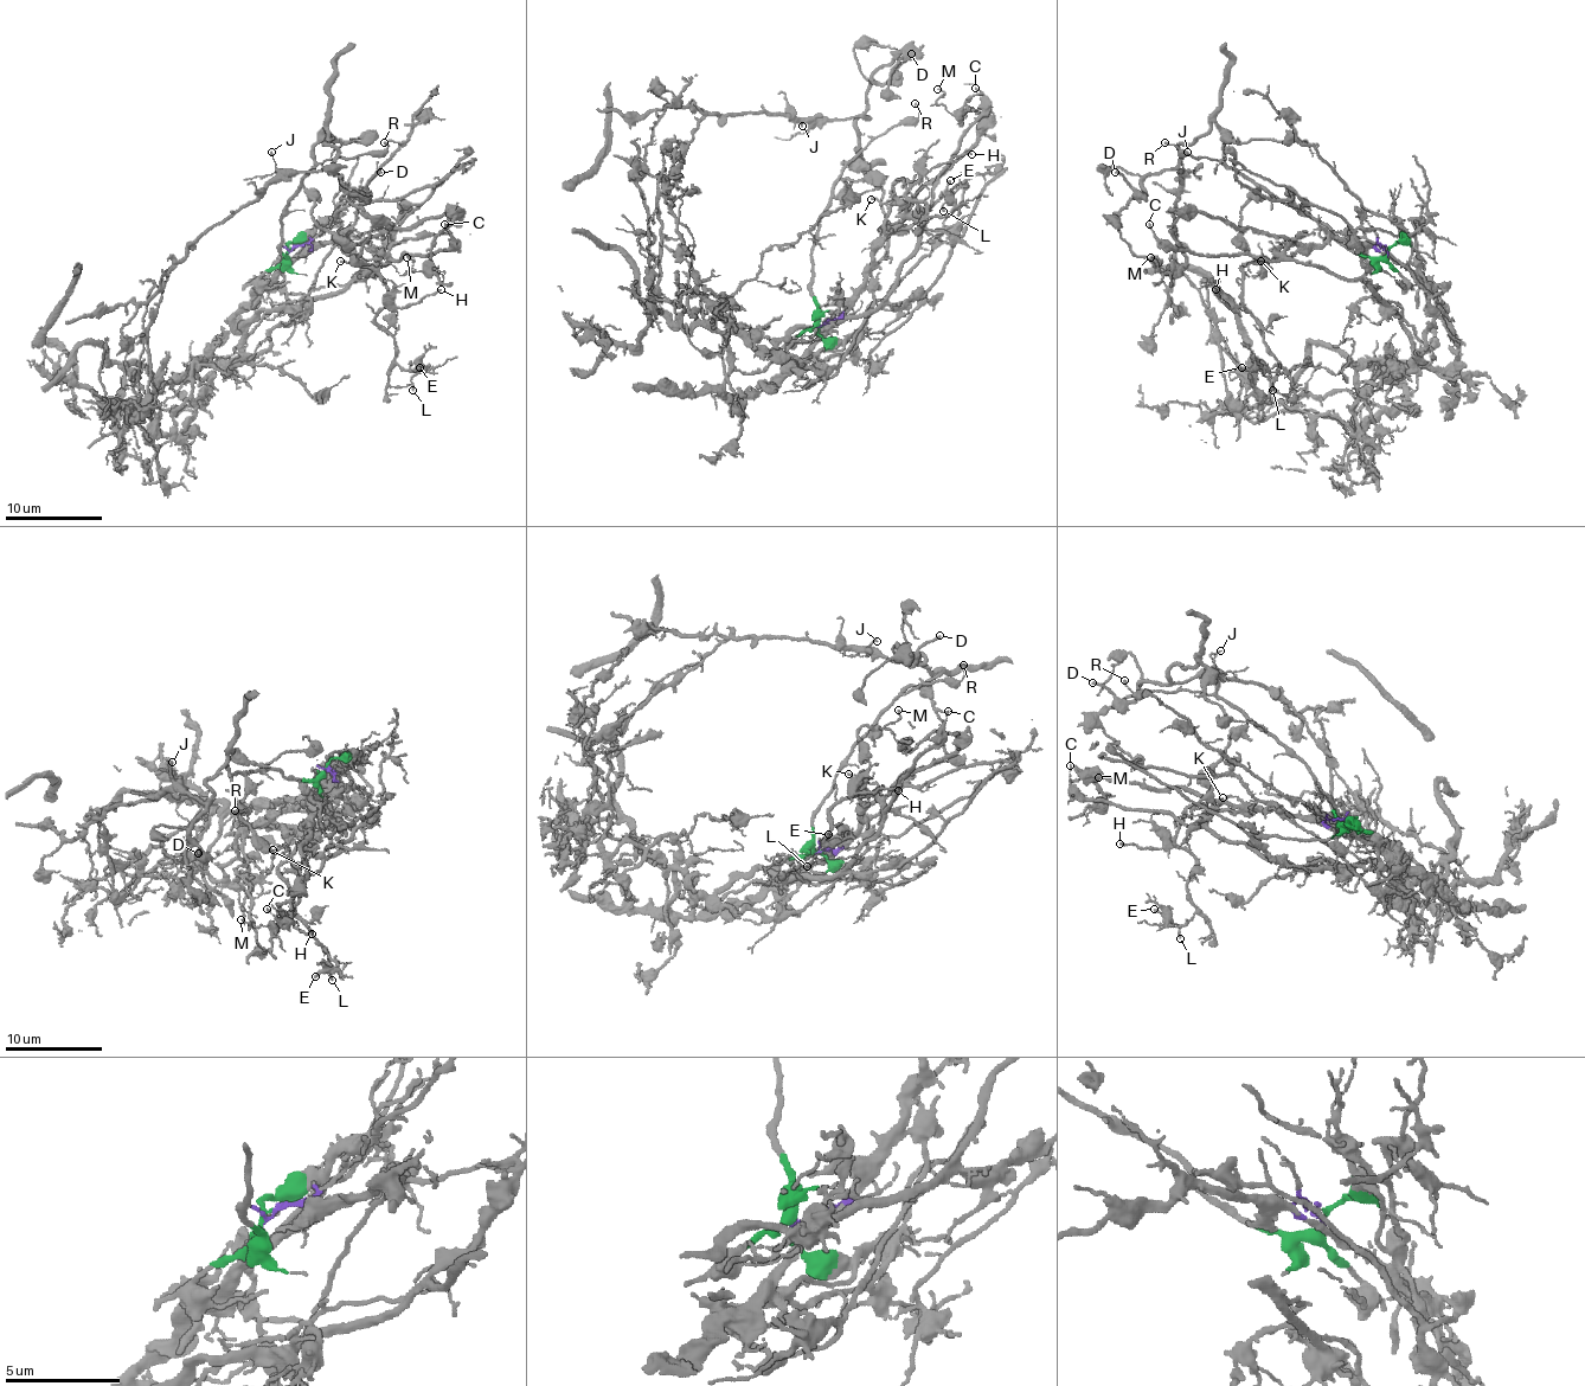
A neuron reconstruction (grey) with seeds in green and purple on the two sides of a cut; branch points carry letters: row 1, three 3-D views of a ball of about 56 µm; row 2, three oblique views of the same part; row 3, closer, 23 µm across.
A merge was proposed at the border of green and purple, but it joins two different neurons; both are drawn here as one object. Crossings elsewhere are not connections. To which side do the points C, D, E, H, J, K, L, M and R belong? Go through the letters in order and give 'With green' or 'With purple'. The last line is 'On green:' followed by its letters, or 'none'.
C: With purple
D: With green
E: With purple
H: With purple
J: With green
K: With purple
L: With purple
M: With purple
R: With green
On green: D, J, R

